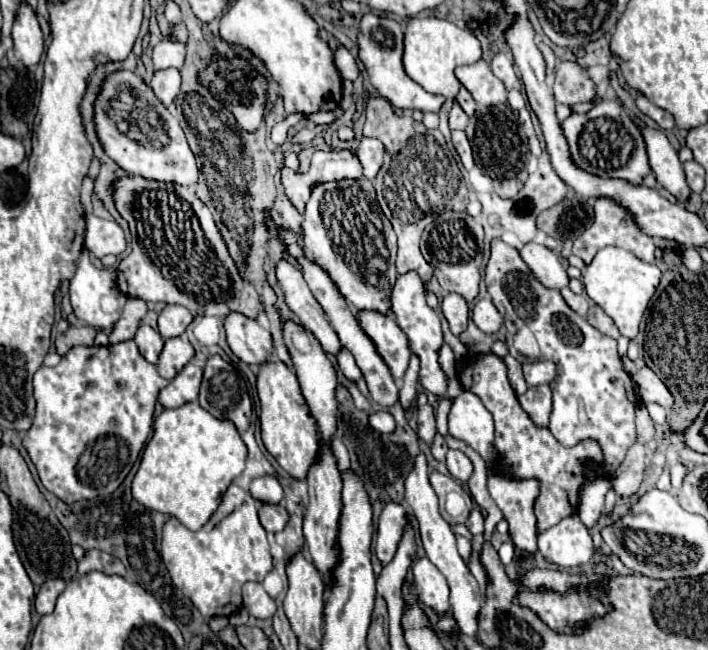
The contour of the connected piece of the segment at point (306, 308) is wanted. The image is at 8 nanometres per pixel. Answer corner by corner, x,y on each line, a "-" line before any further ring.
281,258
277,262
275,274
281,290
285,292
285,304
299,318
301,326
313,332
313,336
319,340
325,352
337,354
341,350
341,342
333,332
331,324
327,322
323,308
317,304
317,300
309,292
309,286
305,284
301,270
289,258

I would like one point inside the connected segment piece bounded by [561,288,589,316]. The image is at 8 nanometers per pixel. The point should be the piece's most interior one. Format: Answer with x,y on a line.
579,303

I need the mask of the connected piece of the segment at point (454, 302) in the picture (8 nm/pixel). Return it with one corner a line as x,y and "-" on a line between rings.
447,294
441,302
441,312
449,322
449,328
455,336
459,336
467,328
467,318
469,318
469,306
463,296
459,294

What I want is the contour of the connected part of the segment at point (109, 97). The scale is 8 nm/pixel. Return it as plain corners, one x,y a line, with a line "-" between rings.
121,70
109,76
95,102
95,124
105,152
131,176
197,186
199,170
181,126
169,110
153,96
153,90
133,72

